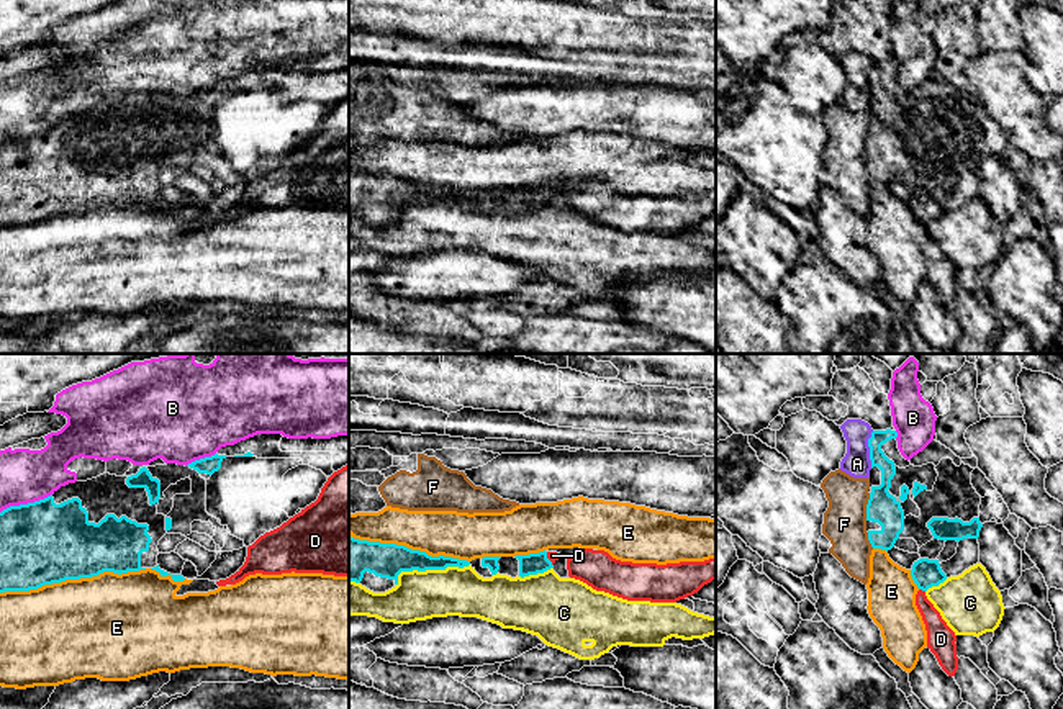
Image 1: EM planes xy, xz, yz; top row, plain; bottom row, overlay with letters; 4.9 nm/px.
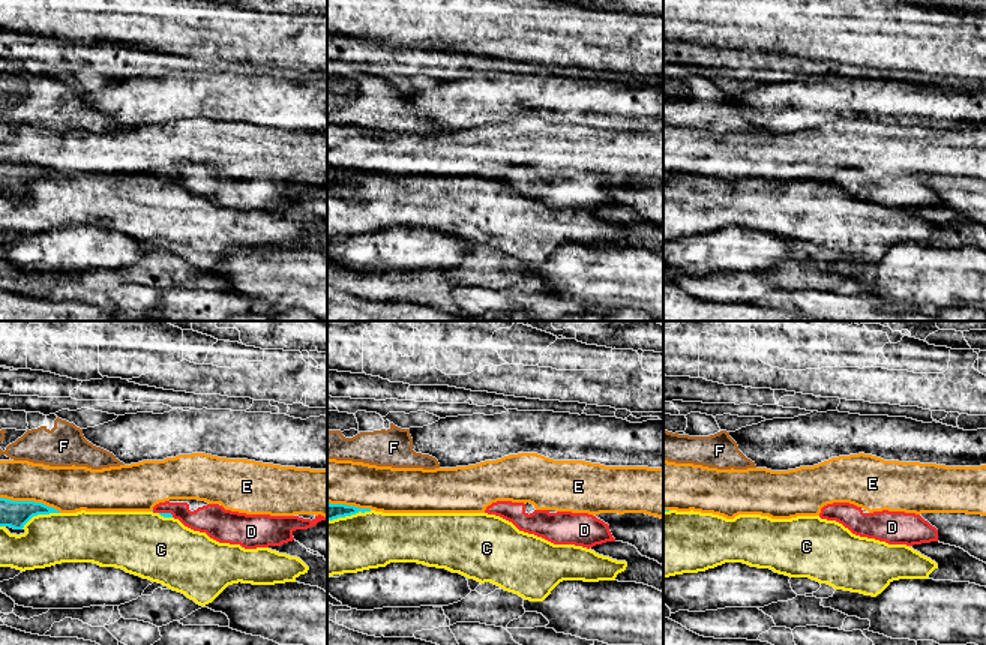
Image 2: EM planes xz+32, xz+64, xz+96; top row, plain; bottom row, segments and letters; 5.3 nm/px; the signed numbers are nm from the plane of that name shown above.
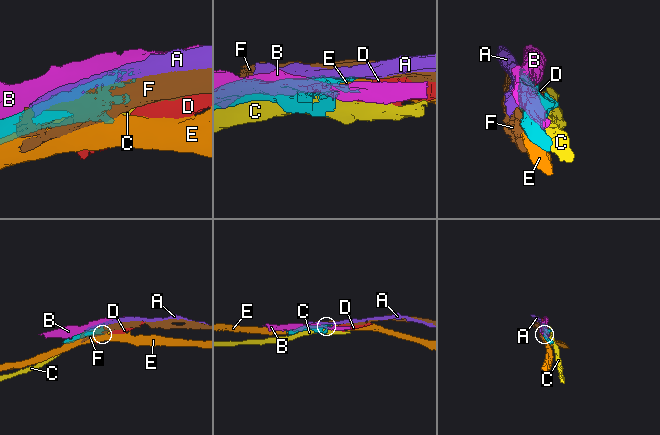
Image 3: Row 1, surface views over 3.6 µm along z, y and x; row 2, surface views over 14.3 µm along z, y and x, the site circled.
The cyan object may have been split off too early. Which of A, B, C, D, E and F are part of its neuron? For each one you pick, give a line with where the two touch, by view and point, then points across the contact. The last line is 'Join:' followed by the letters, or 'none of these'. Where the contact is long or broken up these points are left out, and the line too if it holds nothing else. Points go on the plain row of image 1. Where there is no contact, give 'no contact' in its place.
Join: none of these

